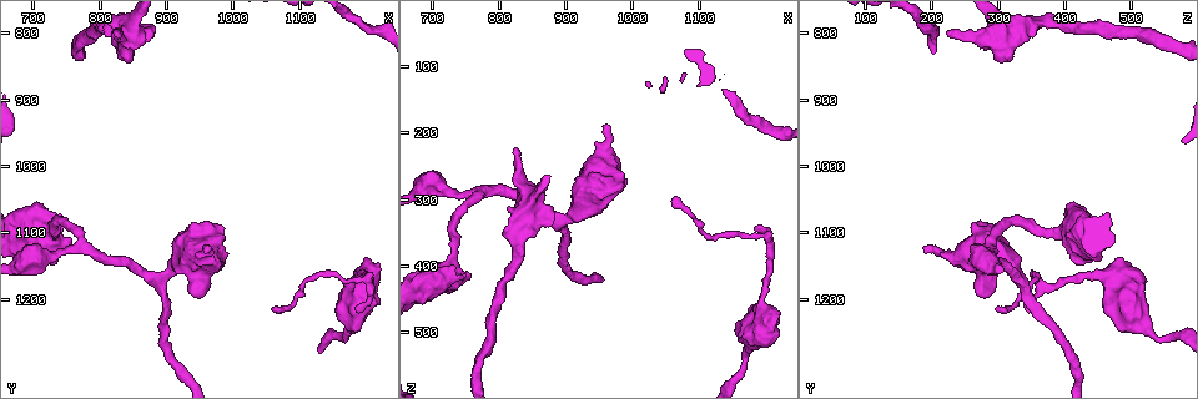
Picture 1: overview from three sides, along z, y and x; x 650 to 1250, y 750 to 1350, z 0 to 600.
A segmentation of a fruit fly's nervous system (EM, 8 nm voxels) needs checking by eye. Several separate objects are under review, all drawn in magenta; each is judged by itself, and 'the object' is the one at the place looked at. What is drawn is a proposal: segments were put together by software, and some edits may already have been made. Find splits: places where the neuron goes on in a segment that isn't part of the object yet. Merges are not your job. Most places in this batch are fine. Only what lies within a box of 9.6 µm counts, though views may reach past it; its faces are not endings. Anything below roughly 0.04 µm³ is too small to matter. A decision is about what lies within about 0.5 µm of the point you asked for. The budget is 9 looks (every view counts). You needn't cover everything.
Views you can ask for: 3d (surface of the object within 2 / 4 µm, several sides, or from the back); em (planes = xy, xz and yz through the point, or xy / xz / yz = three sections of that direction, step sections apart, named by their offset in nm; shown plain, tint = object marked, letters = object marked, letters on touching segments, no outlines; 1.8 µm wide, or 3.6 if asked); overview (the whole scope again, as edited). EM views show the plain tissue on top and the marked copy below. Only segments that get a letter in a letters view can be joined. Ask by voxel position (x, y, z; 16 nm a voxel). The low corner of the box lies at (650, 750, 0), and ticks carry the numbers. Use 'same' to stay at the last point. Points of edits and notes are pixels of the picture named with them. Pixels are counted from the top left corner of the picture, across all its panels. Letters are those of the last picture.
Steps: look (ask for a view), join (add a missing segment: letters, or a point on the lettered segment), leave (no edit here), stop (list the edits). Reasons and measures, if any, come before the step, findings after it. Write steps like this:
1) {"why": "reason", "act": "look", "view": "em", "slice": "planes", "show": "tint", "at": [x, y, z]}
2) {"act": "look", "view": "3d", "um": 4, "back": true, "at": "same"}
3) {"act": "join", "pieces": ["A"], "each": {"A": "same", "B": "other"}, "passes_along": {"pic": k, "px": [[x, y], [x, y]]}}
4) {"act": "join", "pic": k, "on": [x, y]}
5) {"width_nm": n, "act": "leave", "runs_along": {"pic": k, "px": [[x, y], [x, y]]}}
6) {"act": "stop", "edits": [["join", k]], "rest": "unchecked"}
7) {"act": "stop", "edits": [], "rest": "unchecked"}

{"why": "tapers out", "act": "look", "view": "3d", "um": 4, "at": [1065, 1215, 295]}

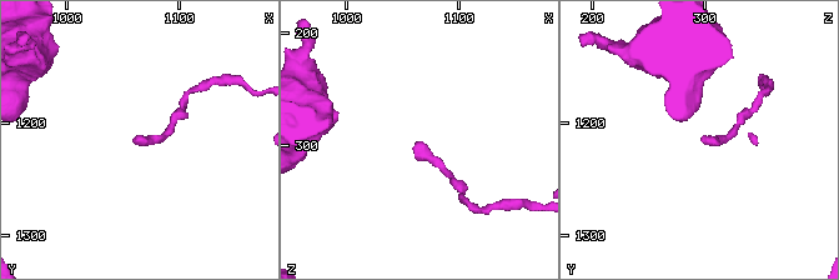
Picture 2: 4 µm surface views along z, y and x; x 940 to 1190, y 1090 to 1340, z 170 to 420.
{"act": "look", "view": "em", "slice": "planes", "show": "tint", "at": [1064, 1214, 294]}

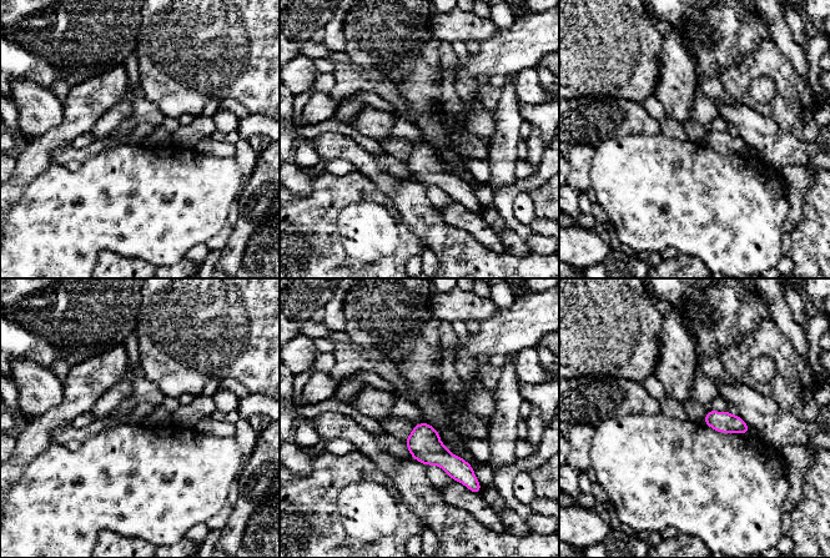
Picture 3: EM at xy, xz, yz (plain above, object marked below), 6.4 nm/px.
{"why": "see the neighbours", "act": "look", "view": "em", "slice": "planes", "show": "letters", "at": "same"}

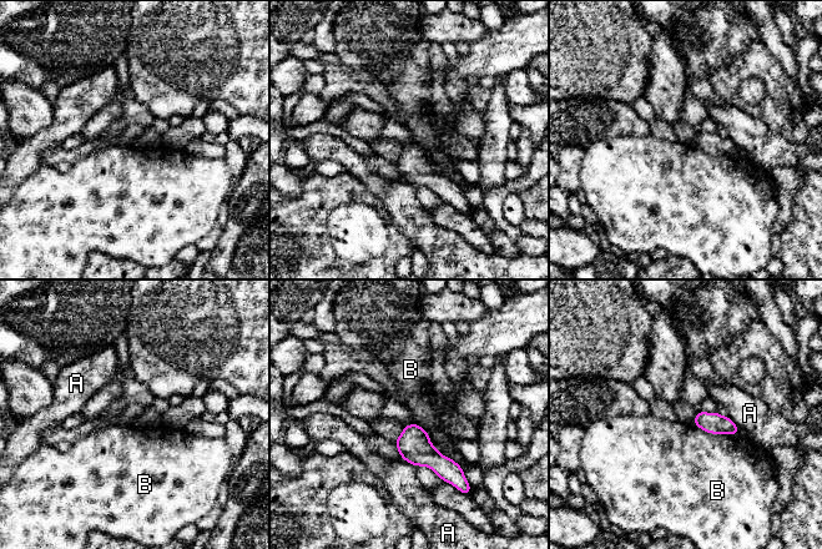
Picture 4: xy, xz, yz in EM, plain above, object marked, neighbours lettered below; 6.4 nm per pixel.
{"act": "leave", "each": {"A": "other", "B": "other"}, "border": {"pic": 4, "px": [[692, 423], [710, 433], [737, 434]]}, "found": "no lettered segment goes on from it"}

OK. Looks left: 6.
{"why": "an open end", "act": "look", "view": "3d", "um": 4, "at": [960, 1135, 185]}

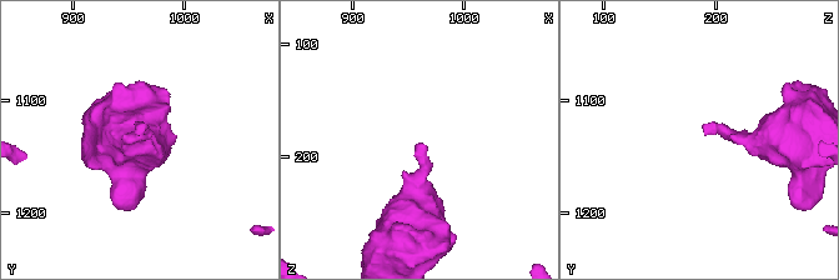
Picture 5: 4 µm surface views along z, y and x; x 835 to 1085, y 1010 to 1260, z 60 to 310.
{"act": "look", "view": "em", "slice": "planes", "show": "letters", "at": [962, 1128, 190]}

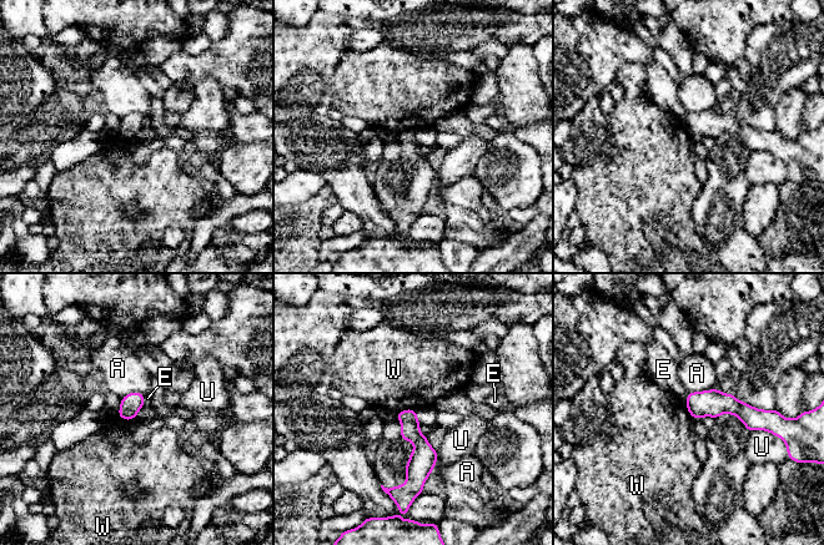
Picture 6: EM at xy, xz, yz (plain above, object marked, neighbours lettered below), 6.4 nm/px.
{"width_nm": 120, "act": "leave", "each": {"A": "other", "E": "other", "U": "other", "W": "other"}, "border": {"pic": 6, "px": [[416, 409], [401, 409], [397, 413]]}, "found": "none of them fits"}

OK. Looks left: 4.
{"act": "look", "view": "em", "um": 3.6, "slice": "planes", "show": "letters", "at": [770, 1115, 285]}

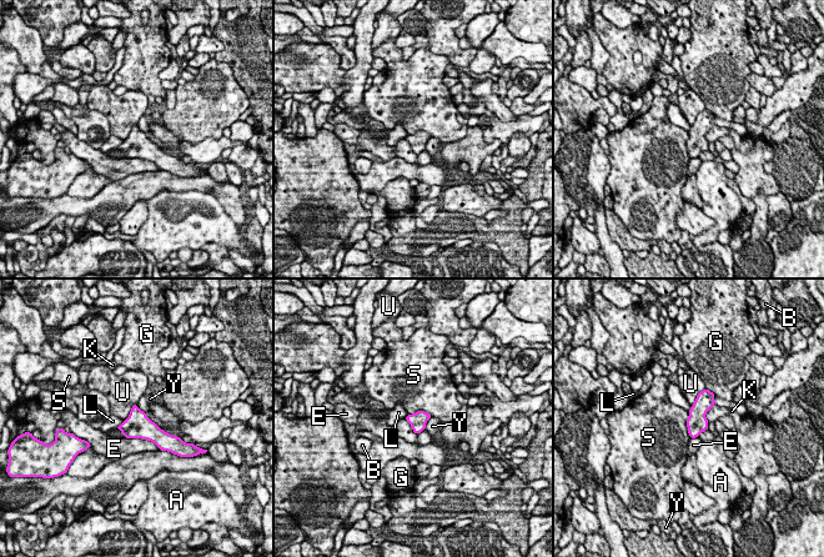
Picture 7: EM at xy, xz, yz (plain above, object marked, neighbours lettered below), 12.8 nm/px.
{"act": "leave", "each": {"A": "other", "B": "other", "E": "other", "G": "other", "K": "other", "L": "other", "S": "other", "U": "other", "Y": "other"}, "found": "none of them fits"}

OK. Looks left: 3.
{"why": "branch stops here", "act": "look", "view": "em", "slice": "planes", "show": "letters", "at": [830, 800, 225]}

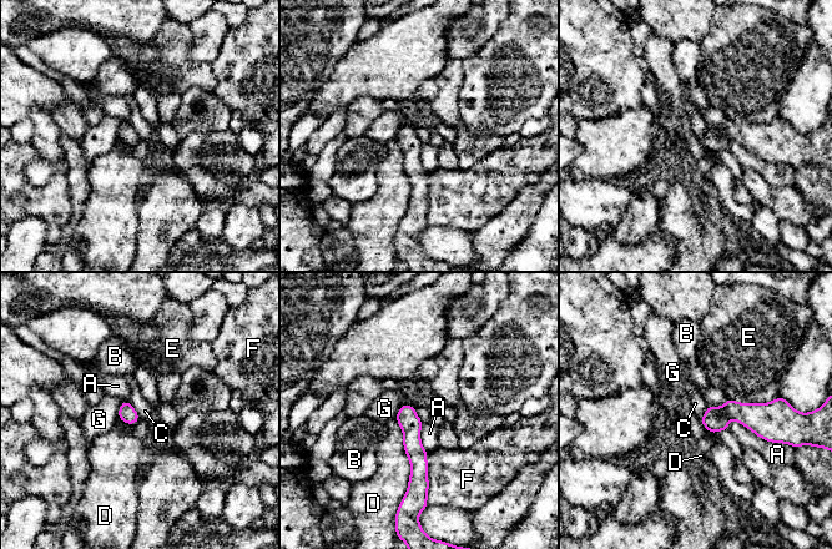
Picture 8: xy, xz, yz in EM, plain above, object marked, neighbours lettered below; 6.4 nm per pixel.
{"act": "leave", "each": {"A": "other", "B": "other", "C": "other", "D": "other", "E": "other", "F": "other", "G": "other"}, "border": {"pic": 8, "px": [[127, 401], [140, 418]]}, "found": "no lettered segment goes on from it"}

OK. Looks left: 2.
{"act": "stop", "edits": [], "rest": "unchecked"}

